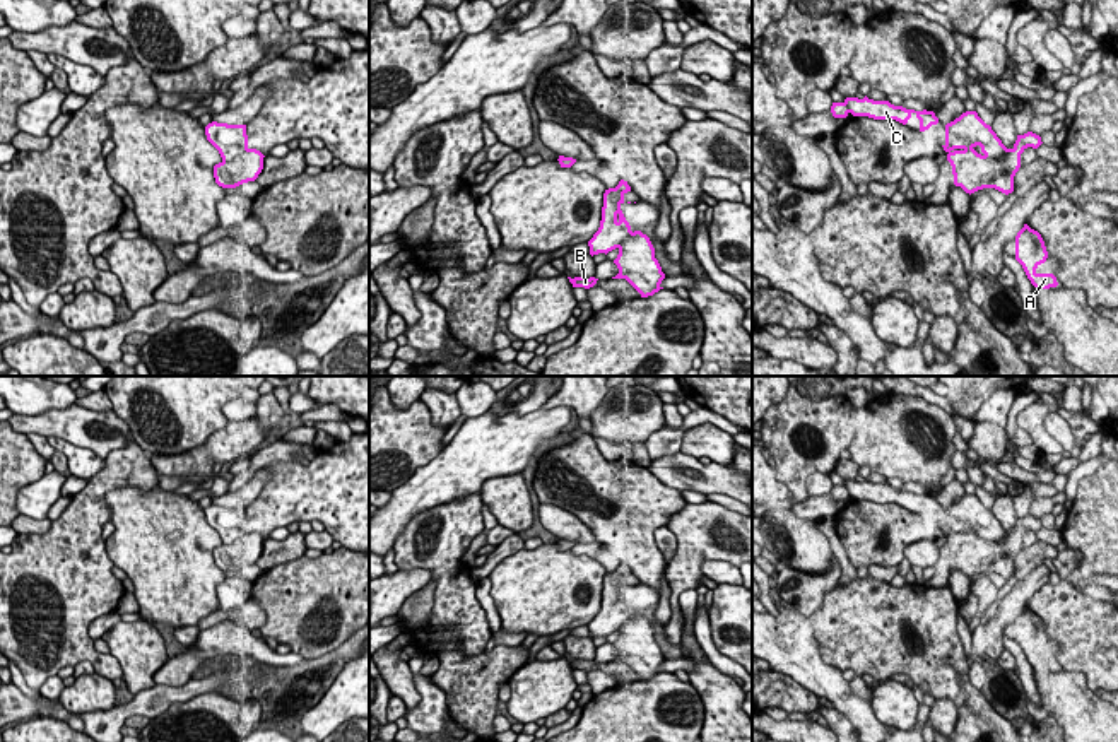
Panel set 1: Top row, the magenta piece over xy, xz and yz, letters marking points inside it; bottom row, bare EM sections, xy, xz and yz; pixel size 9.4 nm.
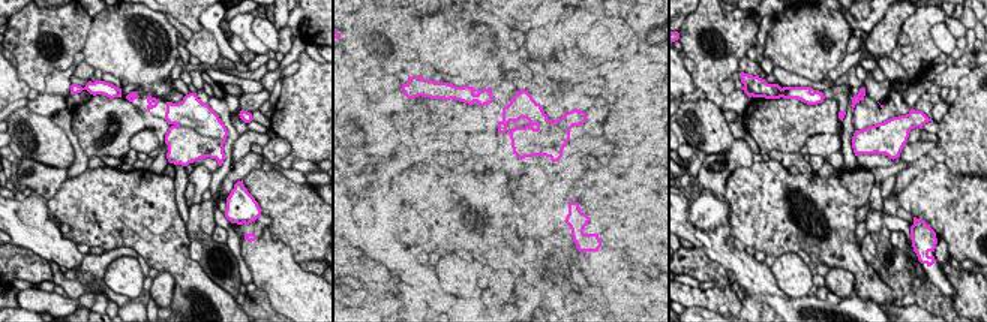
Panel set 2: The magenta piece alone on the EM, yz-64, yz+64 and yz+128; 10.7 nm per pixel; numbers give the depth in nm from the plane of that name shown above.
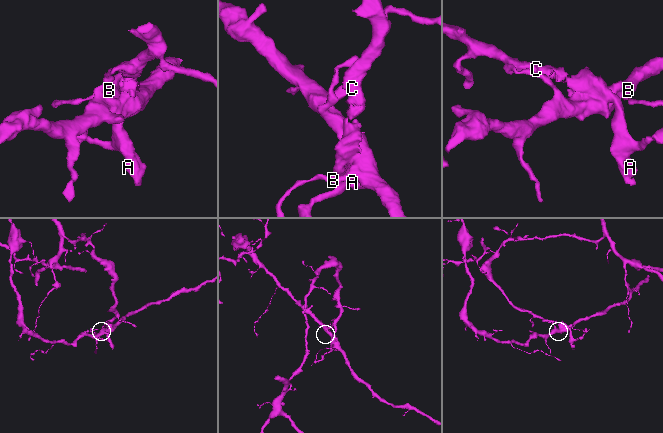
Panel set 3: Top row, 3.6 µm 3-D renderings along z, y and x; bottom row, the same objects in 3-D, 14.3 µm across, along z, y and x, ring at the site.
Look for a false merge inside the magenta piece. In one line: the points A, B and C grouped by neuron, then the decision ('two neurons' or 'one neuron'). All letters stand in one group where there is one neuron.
groups A C / B; two neurons

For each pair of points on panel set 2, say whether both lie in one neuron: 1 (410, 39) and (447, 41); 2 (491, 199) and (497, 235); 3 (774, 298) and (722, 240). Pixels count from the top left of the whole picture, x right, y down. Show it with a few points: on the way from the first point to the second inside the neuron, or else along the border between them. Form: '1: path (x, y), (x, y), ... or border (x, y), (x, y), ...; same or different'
1: border (422, 42), (416, 50); different
2: path (491, 208), (494, 226); same
3: path (761, 283), (732, 255); same

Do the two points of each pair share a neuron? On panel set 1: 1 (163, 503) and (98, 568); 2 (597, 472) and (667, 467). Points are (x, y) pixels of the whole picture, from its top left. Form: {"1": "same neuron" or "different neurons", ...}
{"1": "different neurons", "2": "different neurons"}

